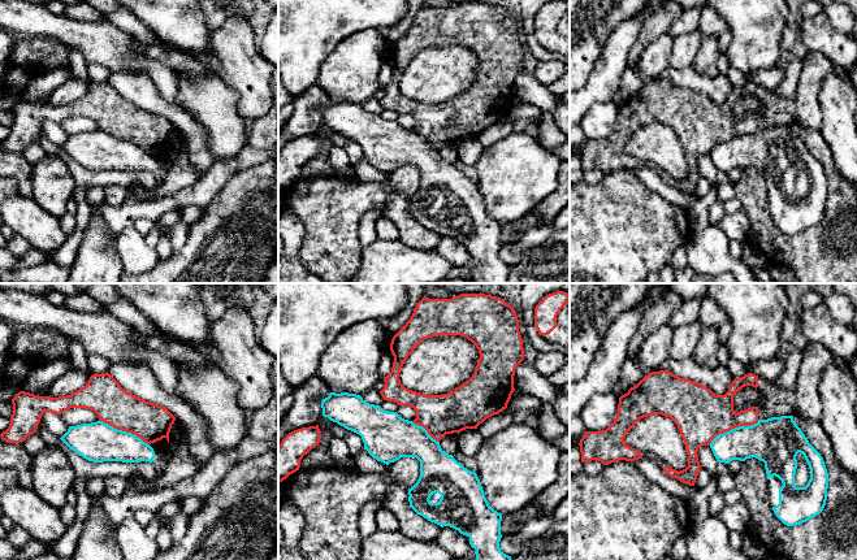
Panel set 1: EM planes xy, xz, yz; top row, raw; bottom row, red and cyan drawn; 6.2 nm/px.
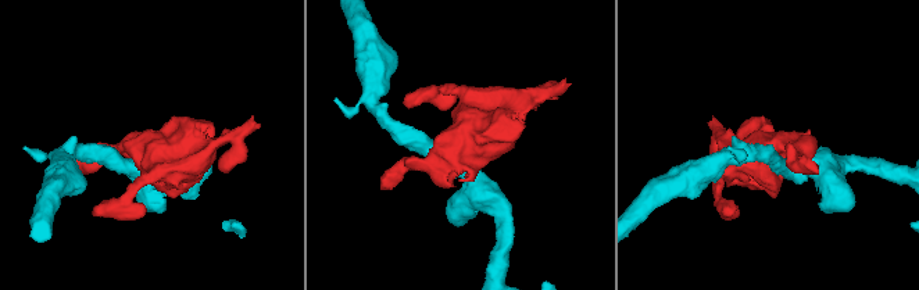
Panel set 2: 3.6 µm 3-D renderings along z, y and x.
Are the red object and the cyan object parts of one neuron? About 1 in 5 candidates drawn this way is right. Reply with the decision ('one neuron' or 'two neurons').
two neurons

